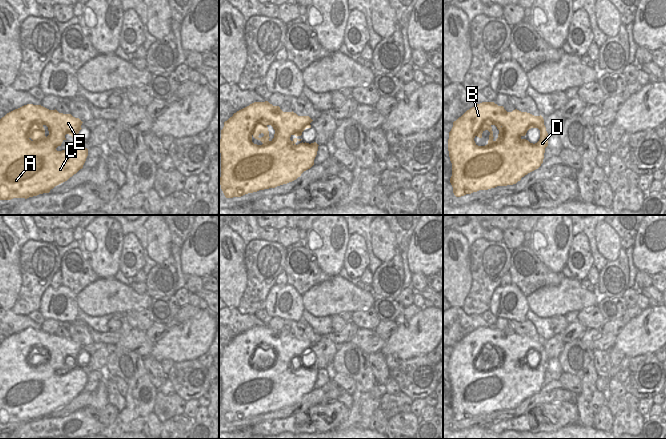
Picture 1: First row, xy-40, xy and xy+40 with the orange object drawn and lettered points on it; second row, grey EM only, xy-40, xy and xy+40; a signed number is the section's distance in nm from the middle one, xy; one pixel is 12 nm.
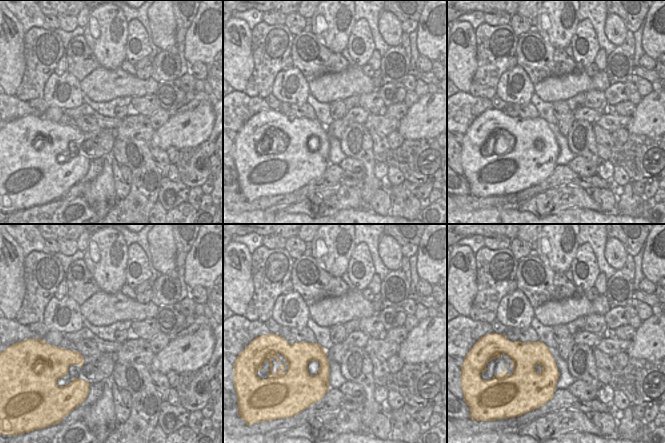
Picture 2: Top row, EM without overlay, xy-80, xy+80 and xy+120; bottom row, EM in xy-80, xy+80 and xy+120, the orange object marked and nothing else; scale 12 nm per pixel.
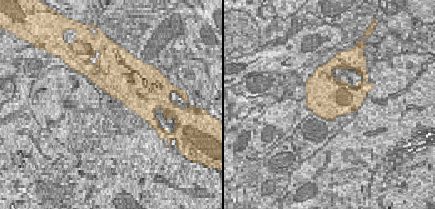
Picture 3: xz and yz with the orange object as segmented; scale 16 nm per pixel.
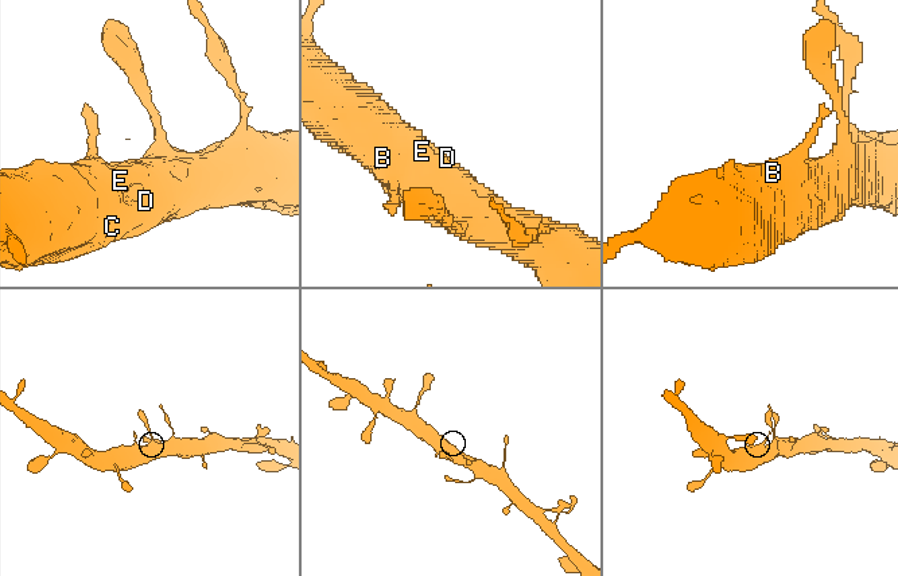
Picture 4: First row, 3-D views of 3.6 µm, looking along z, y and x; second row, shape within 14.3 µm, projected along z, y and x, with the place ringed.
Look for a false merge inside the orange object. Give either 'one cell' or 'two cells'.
one cell

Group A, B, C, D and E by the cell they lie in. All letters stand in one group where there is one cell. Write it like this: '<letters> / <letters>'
A B C D E

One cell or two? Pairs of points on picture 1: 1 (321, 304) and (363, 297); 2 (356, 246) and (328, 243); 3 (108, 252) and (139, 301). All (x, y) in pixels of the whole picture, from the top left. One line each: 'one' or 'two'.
1: one
2: two
3: two

